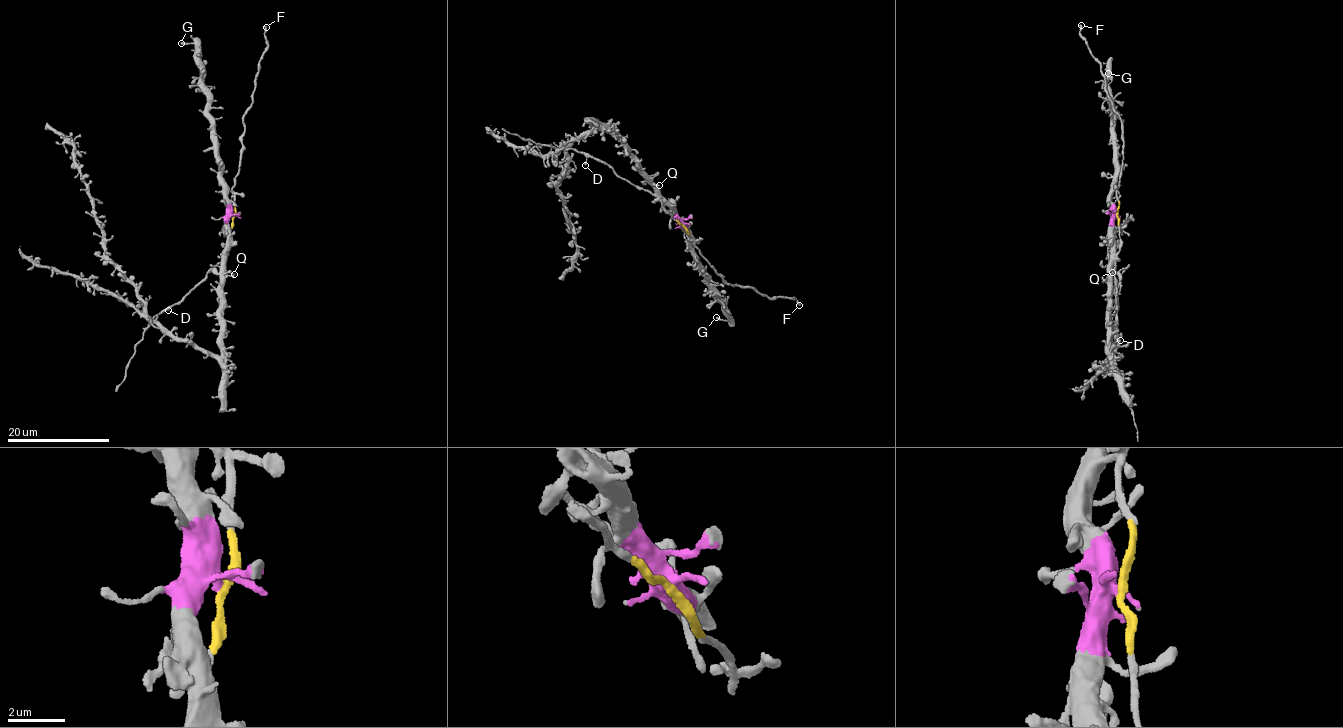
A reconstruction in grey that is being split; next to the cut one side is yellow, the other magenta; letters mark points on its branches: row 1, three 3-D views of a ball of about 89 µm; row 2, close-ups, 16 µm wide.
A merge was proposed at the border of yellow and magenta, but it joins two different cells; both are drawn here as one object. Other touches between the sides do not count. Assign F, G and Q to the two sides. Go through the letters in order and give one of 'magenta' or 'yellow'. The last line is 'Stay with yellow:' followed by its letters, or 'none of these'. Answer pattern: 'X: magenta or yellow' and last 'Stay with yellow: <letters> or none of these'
F: yellow
G: magenta
Q: magenta
Stay with yellow: F

